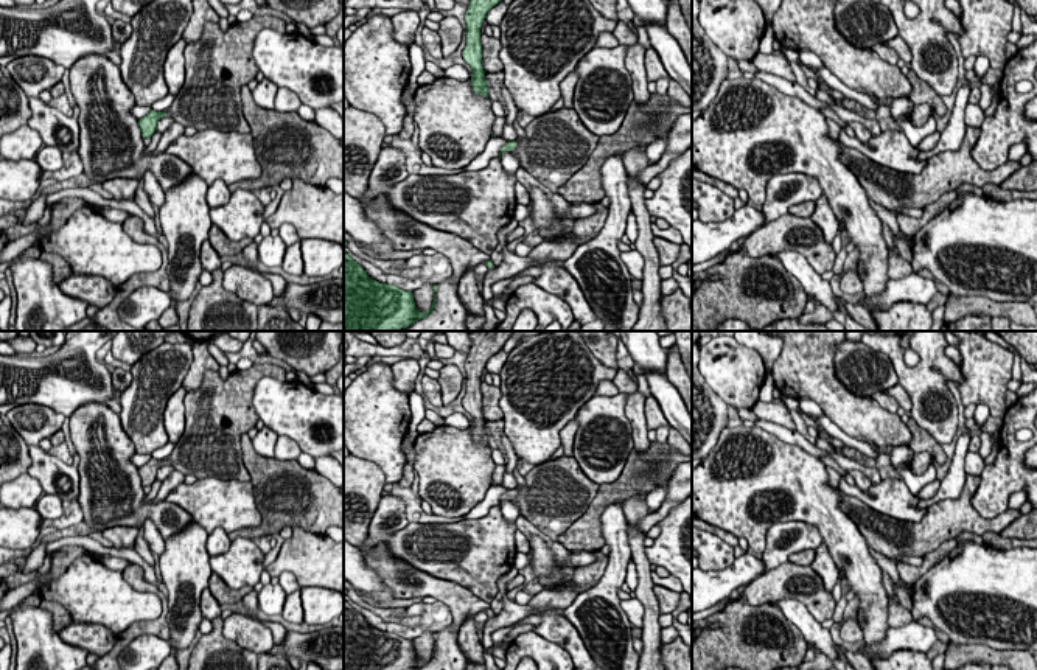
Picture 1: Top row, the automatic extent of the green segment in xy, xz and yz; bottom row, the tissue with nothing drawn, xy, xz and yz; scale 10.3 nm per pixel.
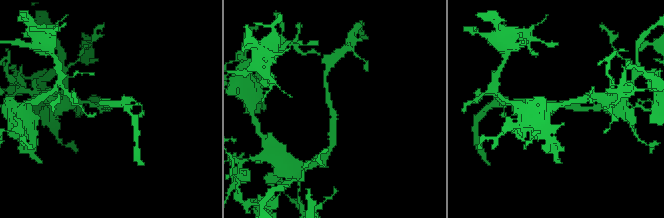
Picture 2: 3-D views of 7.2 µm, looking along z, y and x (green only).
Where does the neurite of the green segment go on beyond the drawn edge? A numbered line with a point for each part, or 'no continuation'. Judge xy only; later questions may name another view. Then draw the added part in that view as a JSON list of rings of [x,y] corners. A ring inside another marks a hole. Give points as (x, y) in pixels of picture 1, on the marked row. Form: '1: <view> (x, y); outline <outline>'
no continuation

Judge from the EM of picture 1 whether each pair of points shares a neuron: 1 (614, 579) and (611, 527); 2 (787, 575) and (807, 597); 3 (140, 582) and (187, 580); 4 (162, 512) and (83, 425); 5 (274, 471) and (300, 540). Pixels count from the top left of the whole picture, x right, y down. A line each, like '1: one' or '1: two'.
1: one
2: one
3: two
4: one
5: two

